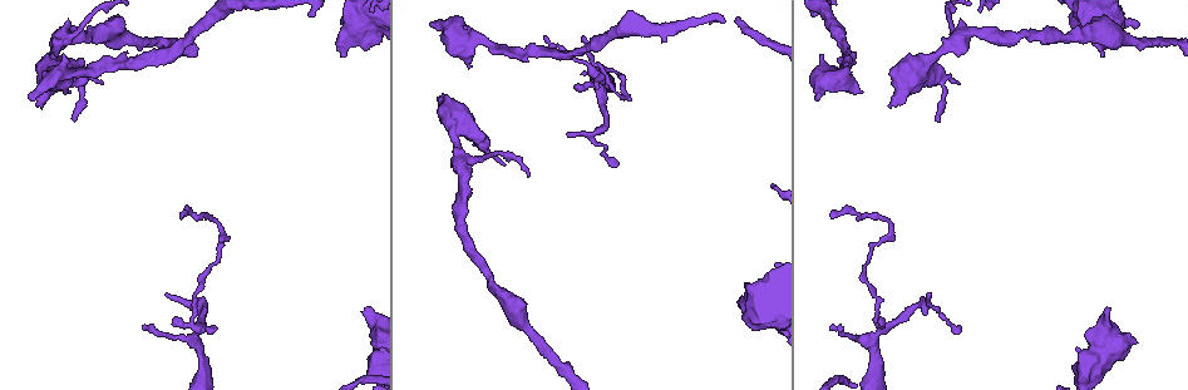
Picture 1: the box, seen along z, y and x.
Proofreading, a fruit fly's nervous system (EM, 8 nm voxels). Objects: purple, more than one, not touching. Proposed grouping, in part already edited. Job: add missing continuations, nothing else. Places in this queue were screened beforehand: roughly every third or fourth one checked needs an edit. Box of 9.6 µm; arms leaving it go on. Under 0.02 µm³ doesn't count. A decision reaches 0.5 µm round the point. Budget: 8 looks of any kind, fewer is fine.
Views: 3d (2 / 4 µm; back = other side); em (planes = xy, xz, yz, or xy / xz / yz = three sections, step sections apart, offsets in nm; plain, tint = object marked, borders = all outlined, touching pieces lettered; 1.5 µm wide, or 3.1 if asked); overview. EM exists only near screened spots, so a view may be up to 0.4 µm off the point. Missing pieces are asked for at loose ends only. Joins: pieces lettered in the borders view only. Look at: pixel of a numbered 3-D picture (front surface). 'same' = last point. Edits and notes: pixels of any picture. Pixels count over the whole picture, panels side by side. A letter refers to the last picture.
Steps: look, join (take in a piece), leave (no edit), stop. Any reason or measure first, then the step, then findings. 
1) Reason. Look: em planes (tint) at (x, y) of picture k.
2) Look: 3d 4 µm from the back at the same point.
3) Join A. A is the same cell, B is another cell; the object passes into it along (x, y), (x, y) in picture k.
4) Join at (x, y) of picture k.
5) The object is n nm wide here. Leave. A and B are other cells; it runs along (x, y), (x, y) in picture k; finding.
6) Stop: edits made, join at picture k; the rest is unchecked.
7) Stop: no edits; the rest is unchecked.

Thick end. Look: em planes (borders) at (342, 57) of picture 1.

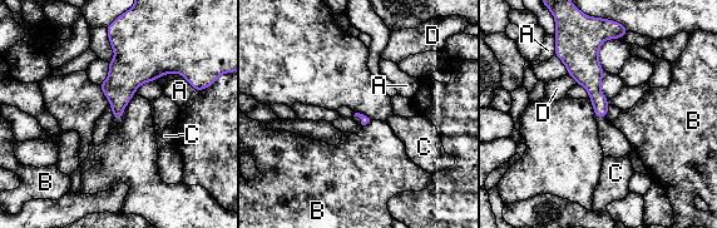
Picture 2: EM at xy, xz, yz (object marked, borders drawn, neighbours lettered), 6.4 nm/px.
Leave. A, B, C and D are other cells; none of them fits.

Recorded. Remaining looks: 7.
Branch stops here. Look: em xz step 8 (tint) at (366, 307) of picture 1.

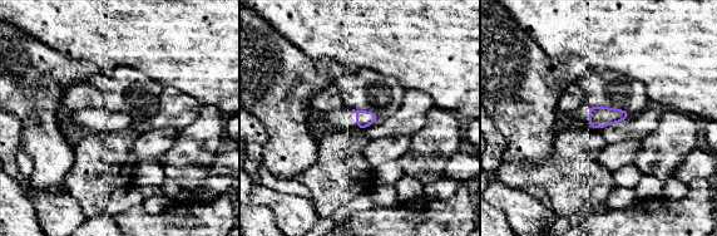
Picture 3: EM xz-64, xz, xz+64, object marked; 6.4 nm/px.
Cut it another way. Look: em planes (borders) at the same point.

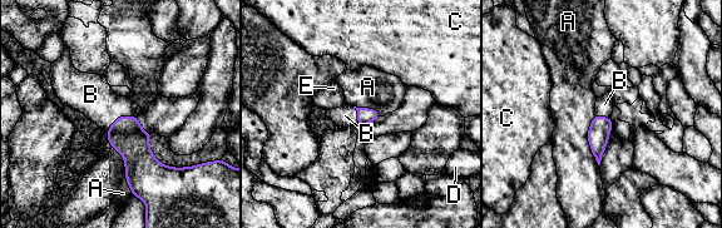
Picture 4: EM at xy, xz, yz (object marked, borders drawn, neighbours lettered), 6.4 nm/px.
The object is 110 nm wide here. Join at (90, 94) of picture 4. B is the same cell, A, C, D and E are other cells; it goes on there.

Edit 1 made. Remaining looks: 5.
An open end. Look: 3d 4 µm at (215, 328) of picture 1.

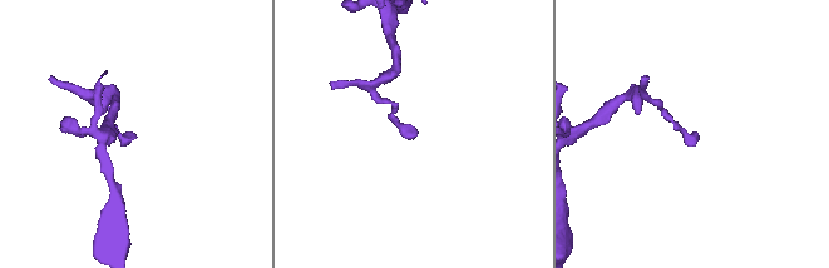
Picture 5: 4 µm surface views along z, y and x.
Look: em planes (tint) at (416, 135) of picture 5.

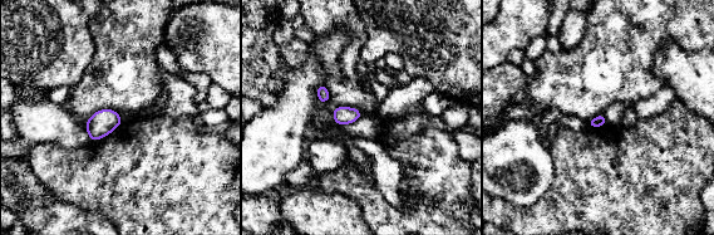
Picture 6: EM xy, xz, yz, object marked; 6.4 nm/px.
Look: em planes (borders) at the same point.

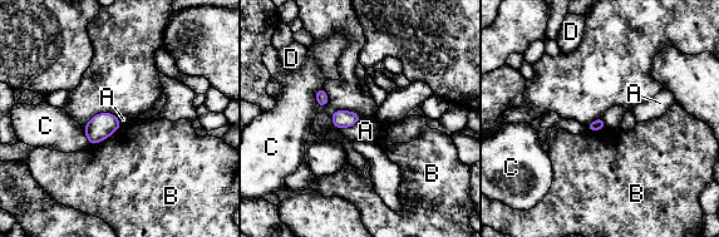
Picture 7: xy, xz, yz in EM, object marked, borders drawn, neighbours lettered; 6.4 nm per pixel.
The object is 70 nm wide here. Leave. A, B, C and D are other cells; a border runs along (360, 119), (340, 129) in picture 7; no lettered piece goes on from it.

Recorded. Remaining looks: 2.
Stop: edits made, join at picture 4; the rest is unchecked.

